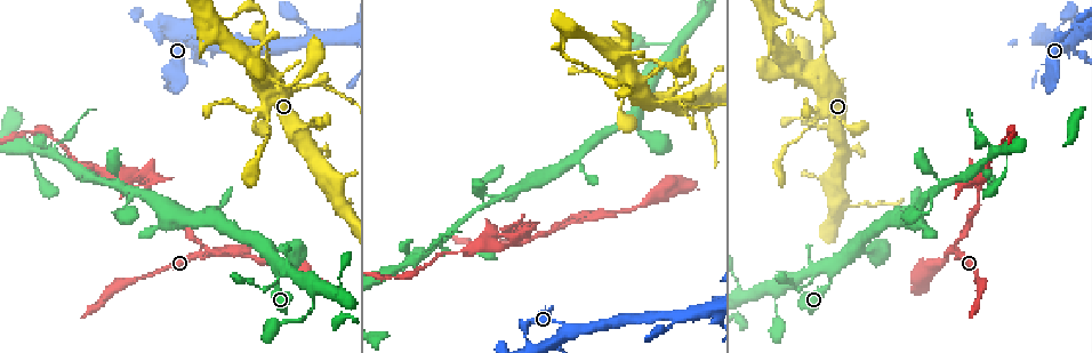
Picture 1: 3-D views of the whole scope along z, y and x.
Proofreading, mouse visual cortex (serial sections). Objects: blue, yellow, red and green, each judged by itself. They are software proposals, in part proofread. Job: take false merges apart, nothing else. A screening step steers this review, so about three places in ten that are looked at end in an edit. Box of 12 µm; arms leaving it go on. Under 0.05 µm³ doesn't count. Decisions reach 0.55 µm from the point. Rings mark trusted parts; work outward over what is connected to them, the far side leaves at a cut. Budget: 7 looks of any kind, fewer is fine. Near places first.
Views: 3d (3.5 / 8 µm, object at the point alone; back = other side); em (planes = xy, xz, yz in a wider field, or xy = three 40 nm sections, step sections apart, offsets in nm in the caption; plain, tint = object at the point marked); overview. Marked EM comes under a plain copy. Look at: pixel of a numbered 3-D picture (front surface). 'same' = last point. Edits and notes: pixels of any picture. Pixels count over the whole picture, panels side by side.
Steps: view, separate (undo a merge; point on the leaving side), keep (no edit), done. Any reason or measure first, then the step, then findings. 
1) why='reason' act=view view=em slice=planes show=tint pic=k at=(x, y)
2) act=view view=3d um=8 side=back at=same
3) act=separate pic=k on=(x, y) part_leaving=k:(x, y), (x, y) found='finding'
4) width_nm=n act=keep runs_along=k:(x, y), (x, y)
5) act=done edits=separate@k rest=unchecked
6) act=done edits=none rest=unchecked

why='narrows sharply' act=view view=3d um=8 pic=1 at=(262, 13)

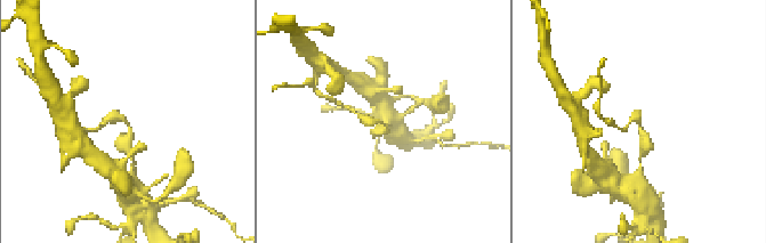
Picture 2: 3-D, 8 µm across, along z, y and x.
why='now the EM' act=view view=em slice=xy step=5 show=tint pic=2 at=(637, 123)

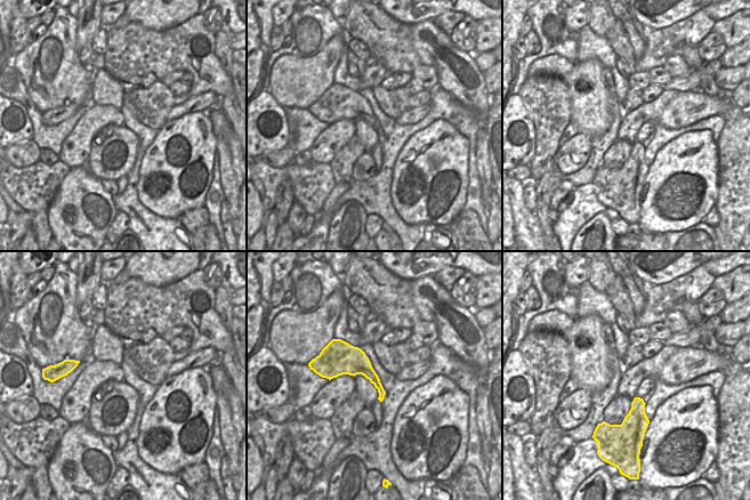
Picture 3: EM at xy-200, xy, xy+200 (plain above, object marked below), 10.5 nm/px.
arm_widths_nm=250,300 act=keep runs_along=2:(130, 154), (129, 124), (121, 118), (103, 124) found='all the same cell'

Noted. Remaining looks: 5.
why='abrupt turn' act=view view=3d um=3.5 pic=1 at=(576, 330)

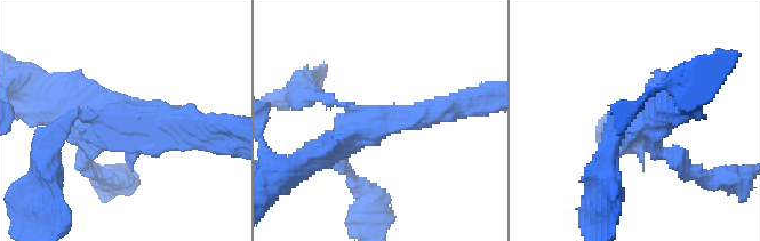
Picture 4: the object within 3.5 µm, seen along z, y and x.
act=view view=em slice=xy step=2 show=tint pic=4 at=(122, 124)

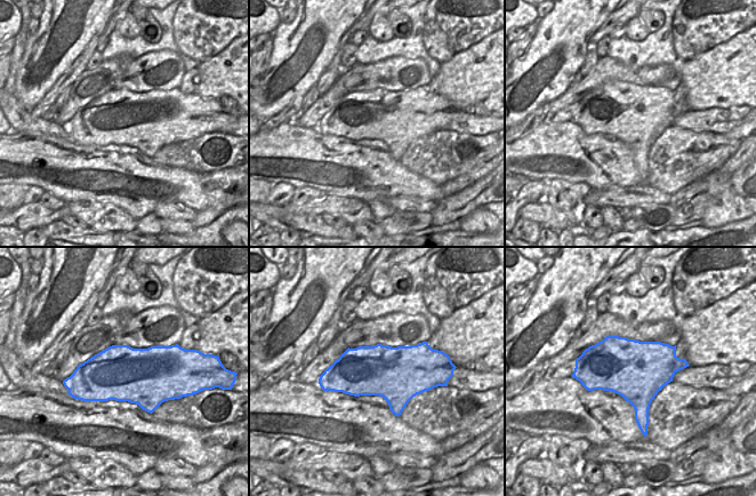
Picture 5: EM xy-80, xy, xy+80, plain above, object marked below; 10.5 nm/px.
act=keep runs_along=4:(313, 97), (362, 120), (454, 105) found='all the same cell'

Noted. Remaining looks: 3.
why='calibre changes' act=view view=3d um=8 pic=1 at=(672, 314)

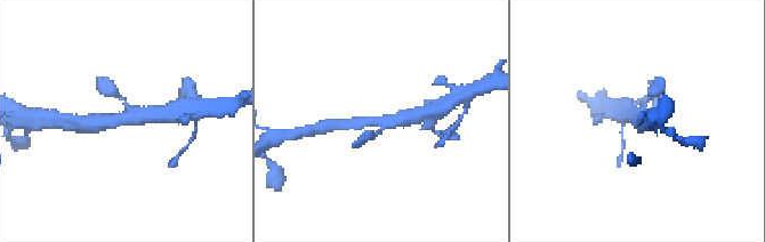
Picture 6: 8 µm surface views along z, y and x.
arms=3 arm_widths_nm=100,300,400 act=view view=em slice=xy step=3 show=tint pic=6 at=(383, 121)

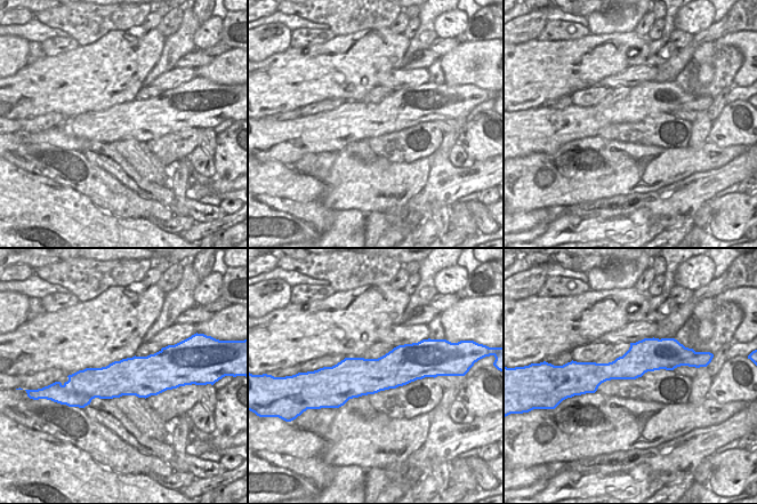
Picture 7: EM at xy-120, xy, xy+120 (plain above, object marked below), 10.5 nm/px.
act=keep found='all the same cell'

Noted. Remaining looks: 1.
act=done edits=none rest=unchecked

